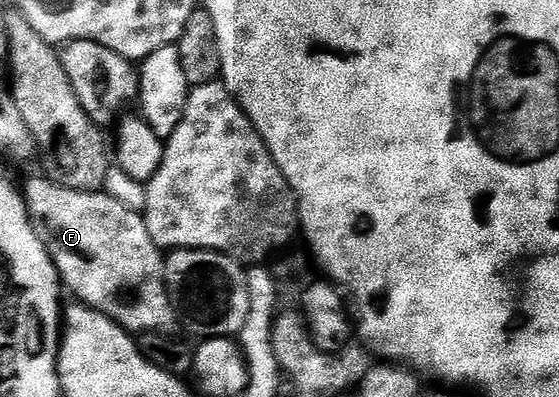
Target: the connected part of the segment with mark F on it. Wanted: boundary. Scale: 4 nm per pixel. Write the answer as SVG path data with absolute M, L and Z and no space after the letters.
M45 176L39 178L30 178L24 185L24 197L26 200L26 211L30 217L30 224L36 236L40 238L44 244L44 248L52 256L54 267L58 269L58 276L62 280L62 285L67 291L70 290L75 294L77 301L81 305L89 306L91 310L99 310L104 316L108 316L114 323L122 327L123 330L134 336L144 334L165 334L167 336L175 333L179 329L178 313L172 308L170 297L166 291L166 264L164 261L163 251L152 240L152 236L148 236L148 228L146 227L146 219L139 211L130 210L124 204L114 199L108 193L93 190L92 192L80 192L79 190L69 190L60 184L50 181Z

